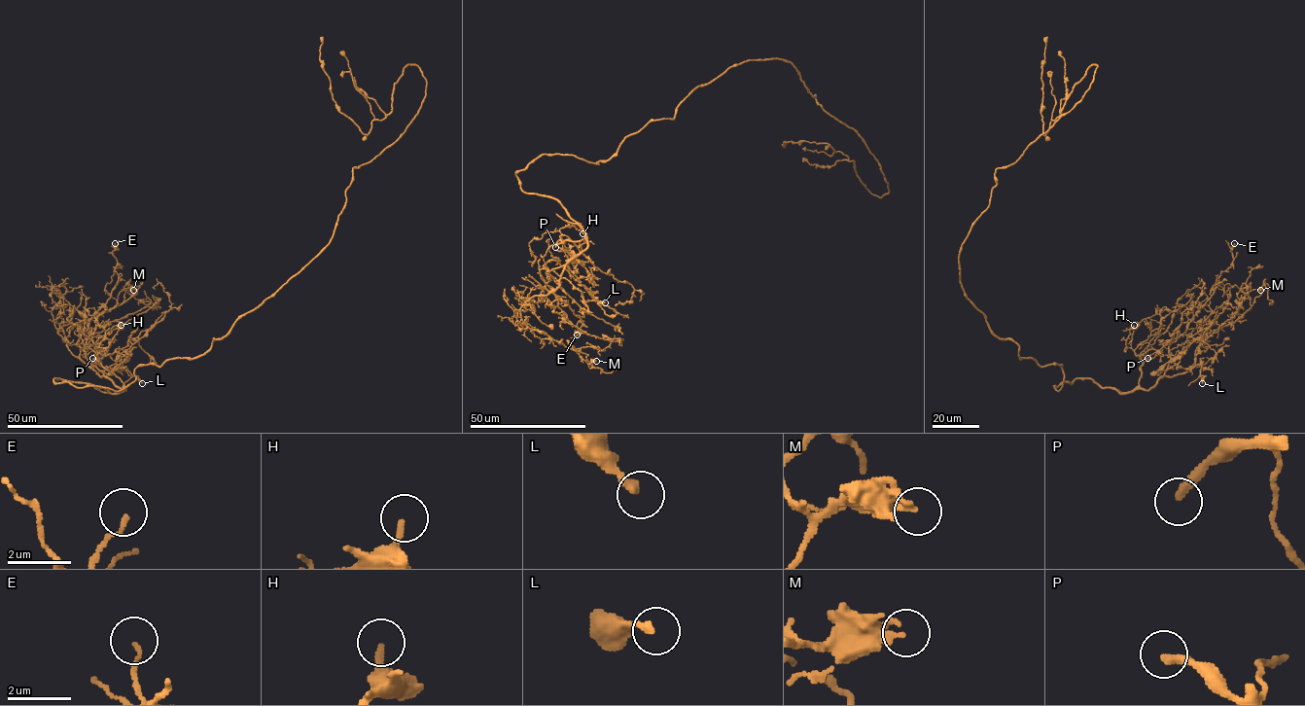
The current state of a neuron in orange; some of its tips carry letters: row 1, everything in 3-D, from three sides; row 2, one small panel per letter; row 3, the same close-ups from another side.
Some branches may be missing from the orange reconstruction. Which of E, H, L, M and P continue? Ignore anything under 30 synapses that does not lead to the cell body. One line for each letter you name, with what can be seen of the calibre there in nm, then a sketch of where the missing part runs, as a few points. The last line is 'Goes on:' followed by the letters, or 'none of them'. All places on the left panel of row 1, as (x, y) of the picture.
P: Thickness 280 nm
Goes on: P

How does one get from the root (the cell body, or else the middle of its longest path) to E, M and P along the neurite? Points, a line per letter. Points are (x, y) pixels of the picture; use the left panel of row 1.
E: (229, 331), (197, 357), (139, 365), (118, 391), (55, 382), (124, 390), (77, 344), (117, 283), (115, 243)
M: (229, 331), (197, 357), (139, 365), (118, 391), (55, 382), (124, 390), (76, 357), (58, 331), (133, 290)
P: (229, 331), (197, 357), (139, 365), (136, 378), (118, 391), (53, 381), (121, 393), (123, 383), (92, 358)

